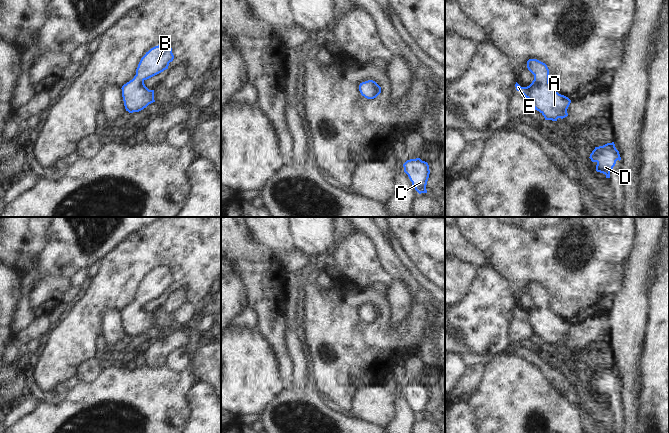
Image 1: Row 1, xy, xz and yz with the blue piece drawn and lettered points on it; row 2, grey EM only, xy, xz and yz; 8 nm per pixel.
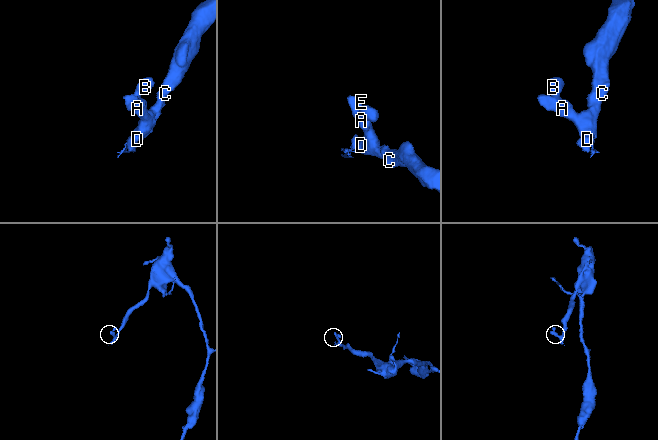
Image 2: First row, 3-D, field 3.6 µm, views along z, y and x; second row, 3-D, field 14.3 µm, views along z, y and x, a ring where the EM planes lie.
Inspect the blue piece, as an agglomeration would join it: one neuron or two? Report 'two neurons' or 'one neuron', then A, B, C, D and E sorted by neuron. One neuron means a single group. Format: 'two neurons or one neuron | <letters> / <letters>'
one neuron | A B C D E

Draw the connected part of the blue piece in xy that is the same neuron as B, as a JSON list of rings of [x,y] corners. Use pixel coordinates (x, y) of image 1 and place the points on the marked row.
[[[165,44],[146,52],[138,64],[134,78],[121,88],[126,111],[139,112],[155,102],[154,90],[149,90],[144,81],[168,69],[173,59],[172,48]]]

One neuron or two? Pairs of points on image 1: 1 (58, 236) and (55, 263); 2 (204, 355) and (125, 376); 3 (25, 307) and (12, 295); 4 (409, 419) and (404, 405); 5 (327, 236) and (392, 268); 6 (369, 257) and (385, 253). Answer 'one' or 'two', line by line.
1: one
2: two
3: two
4: one
5: two
6: two

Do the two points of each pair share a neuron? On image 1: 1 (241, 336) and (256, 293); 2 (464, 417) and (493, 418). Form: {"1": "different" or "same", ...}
{"1": "different", "2": "different"}

